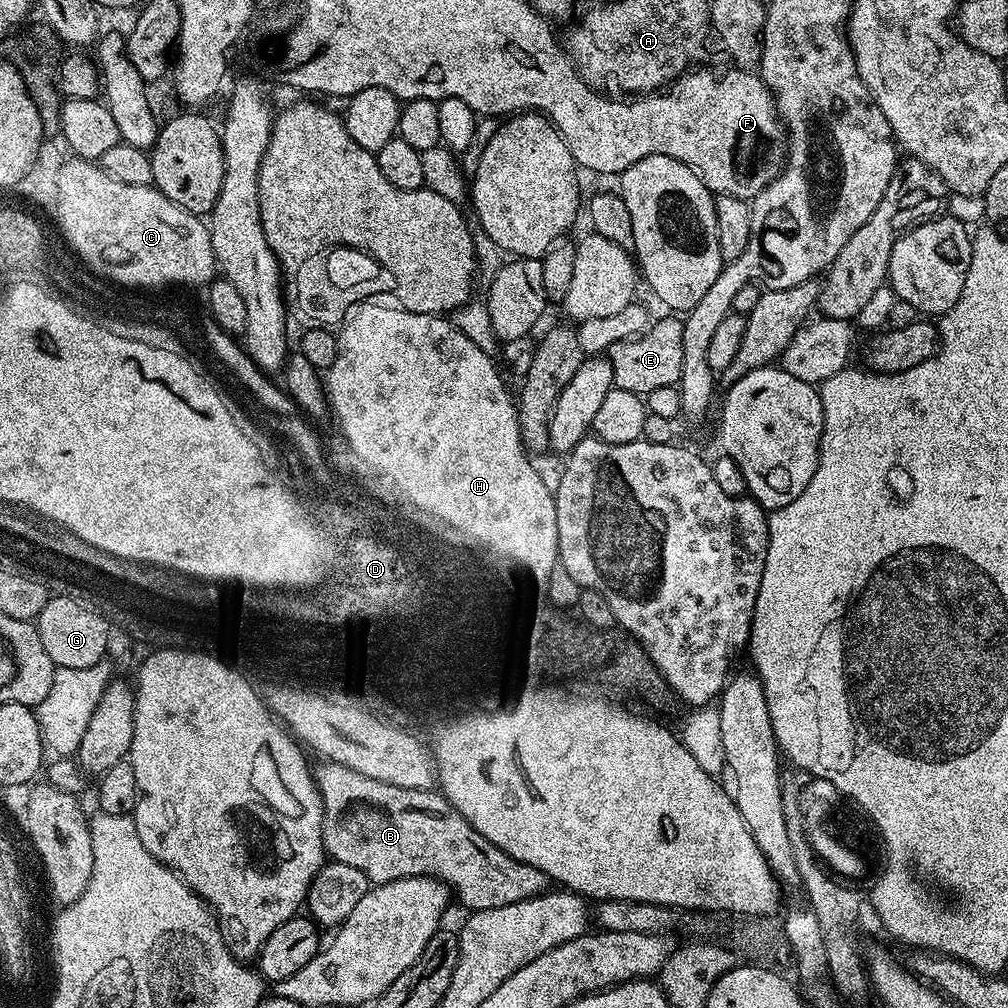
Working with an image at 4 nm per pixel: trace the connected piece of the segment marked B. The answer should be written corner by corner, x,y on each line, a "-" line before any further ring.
320,762
320,765
315,765
314,775
316,778
316,789
319,790
321,798
324,799
325,853
337,864
358,866
358,870
362,870
362,874
366,874
366,878
373,885
394,882
395,880
410,878
411,876
431,876
433,880
441,880
443,884
449,885
455,899
457,896
468,907
468,910
472,912
490,910
498,906
510,906
514,902
522,902
526,898
534,898
535,896
542,895
543,892
549,891
550,881
548,875
534,866
526,866
526,862
518,862
514,858
510,858
510,854
498,850
498,846
494,846
494,842
486,842
486,838
482,838
482,834
478,834
478,830
474,830
474,826
470,826
470,822
466,822
466,818
462,818
462,814
458,814
453,810
451,804
444,799
439,791
426,788
422,790
406,790
402,786
390,786
386,782
371,780
354,770
350,770
346,766
331,762

